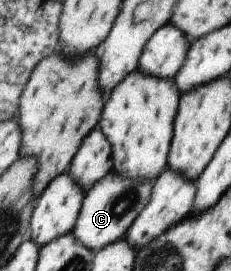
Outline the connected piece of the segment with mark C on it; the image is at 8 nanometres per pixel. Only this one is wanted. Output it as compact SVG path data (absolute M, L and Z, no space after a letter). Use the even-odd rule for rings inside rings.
M109 171L84 192L81 208L71 230L75 240L83 243L83 246L92 252L96 252L110 242L119 238L123 239L129 225L135 220L140 210L145 208L153 183L154 180L147 177L130 179L123 173Z

